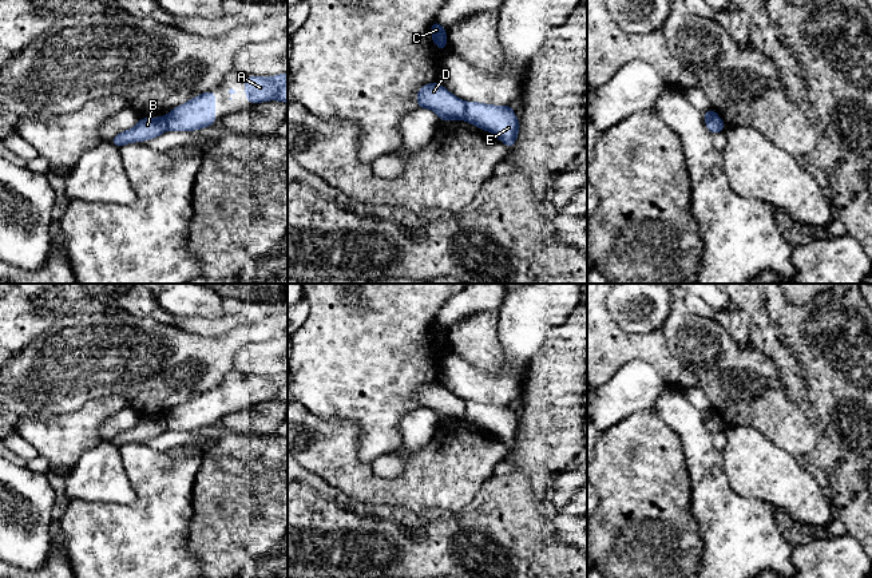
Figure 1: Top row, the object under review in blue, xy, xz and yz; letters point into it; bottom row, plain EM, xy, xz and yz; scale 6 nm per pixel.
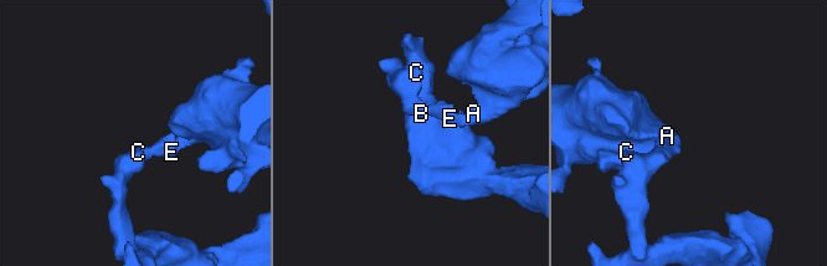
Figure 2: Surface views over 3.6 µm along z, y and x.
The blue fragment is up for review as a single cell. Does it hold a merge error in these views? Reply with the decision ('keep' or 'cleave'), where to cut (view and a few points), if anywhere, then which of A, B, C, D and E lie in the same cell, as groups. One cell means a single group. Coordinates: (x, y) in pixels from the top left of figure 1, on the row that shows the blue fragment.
cleave; cut in xz along (464, 102), (466, 118); A E / B C D

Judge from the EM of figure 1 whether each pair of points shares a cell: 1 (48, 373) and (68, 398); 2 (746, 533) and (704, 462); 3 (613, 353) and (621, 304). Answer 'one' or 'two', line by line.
1: one
2: one
3: two

